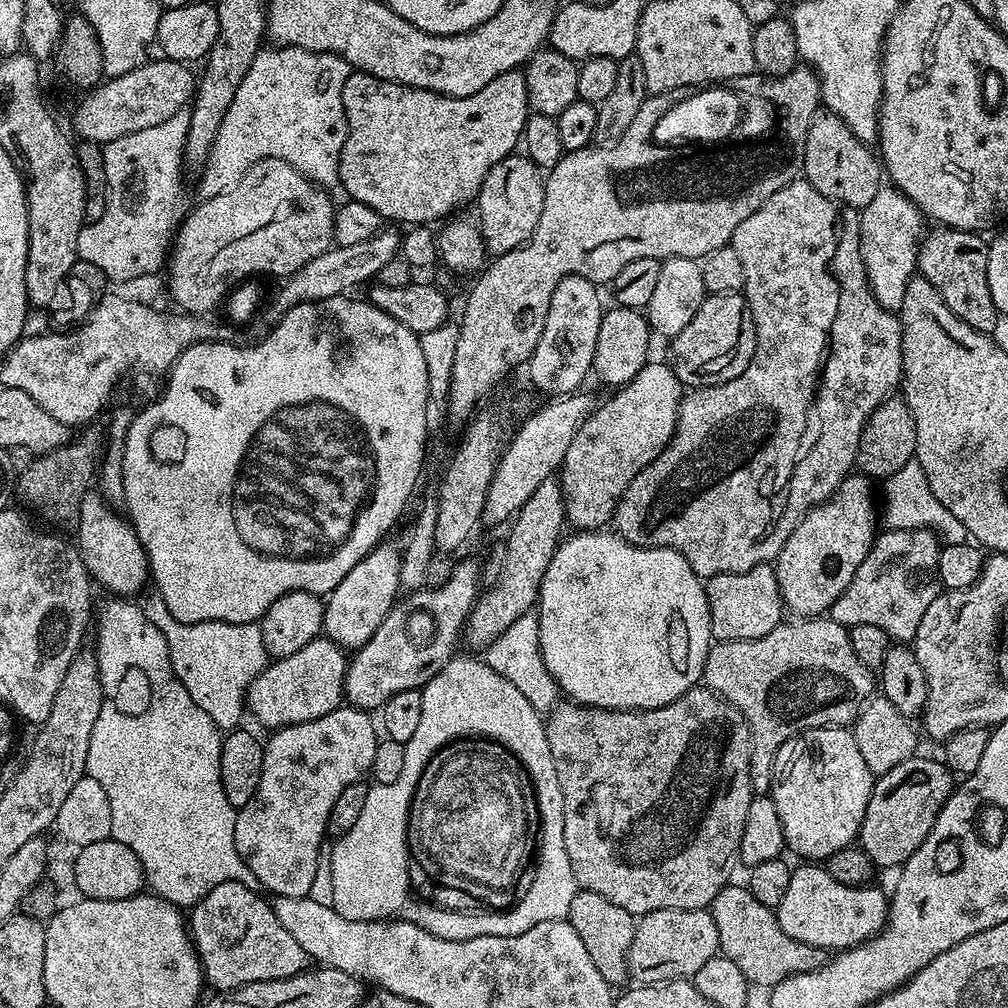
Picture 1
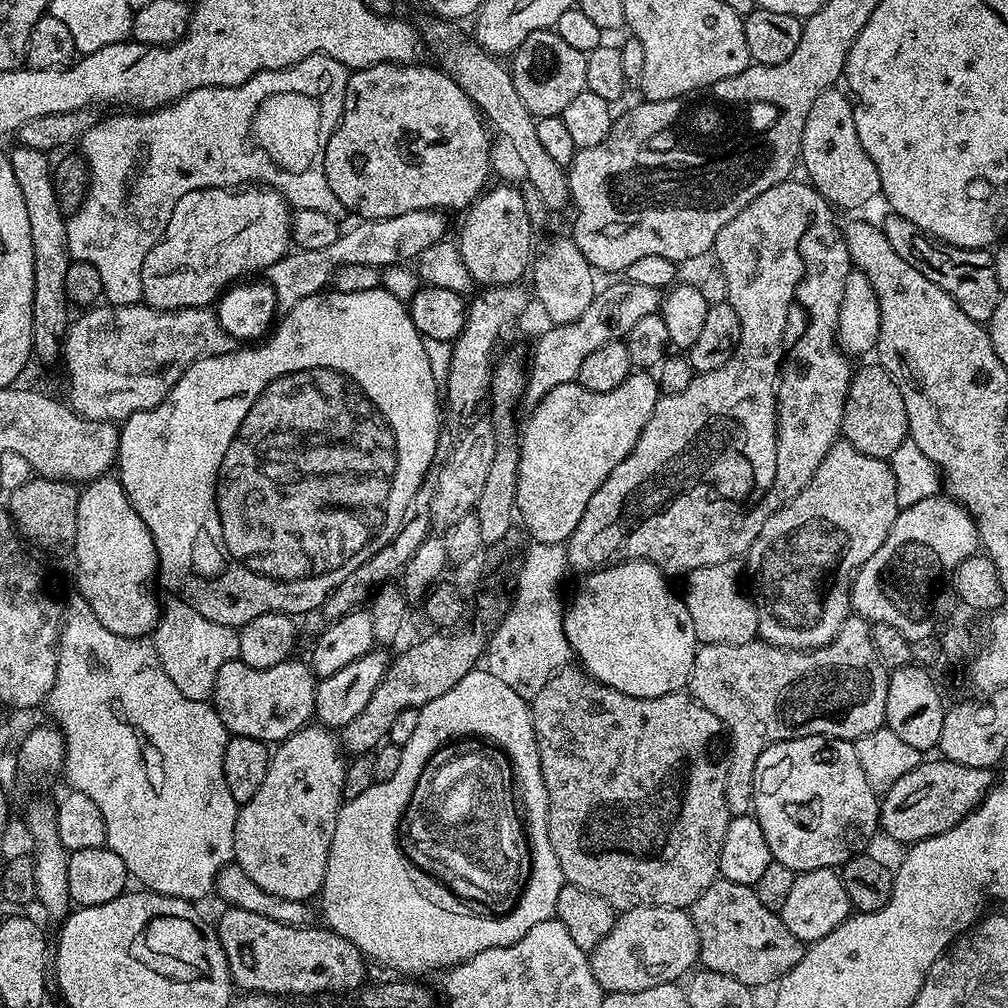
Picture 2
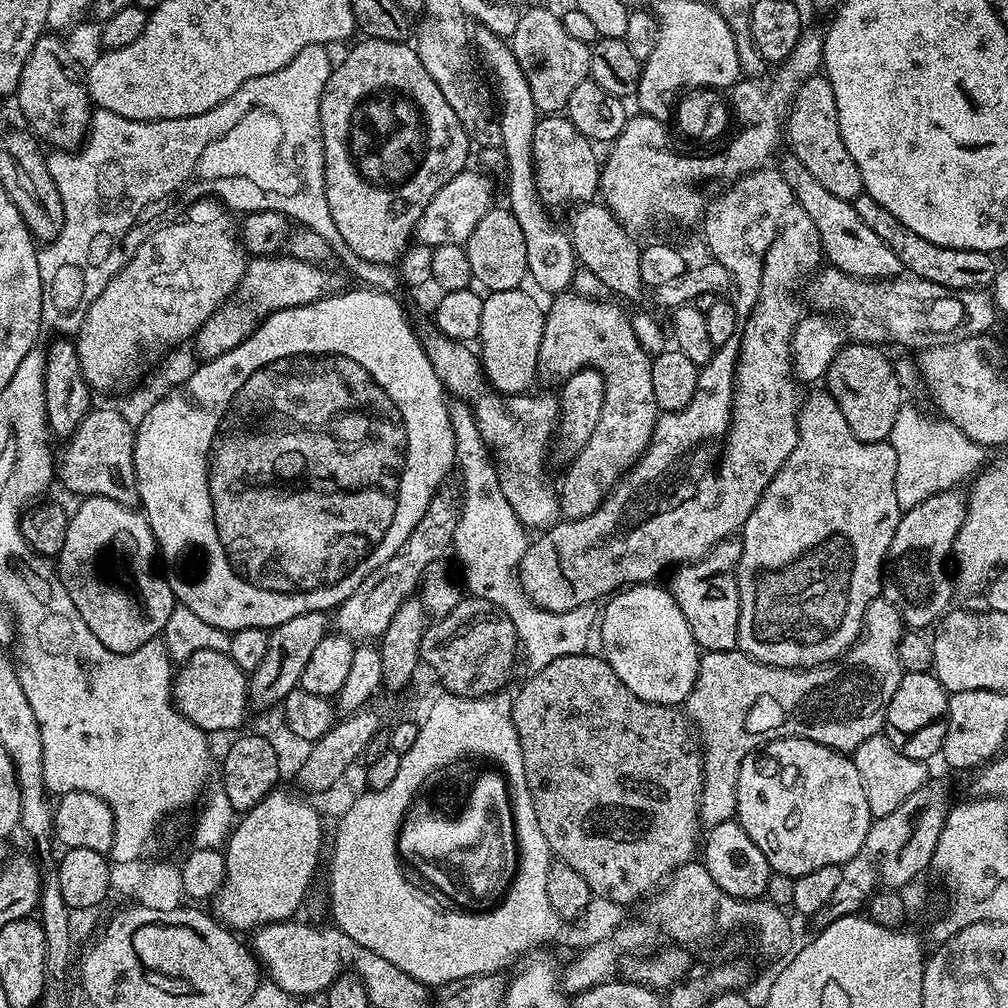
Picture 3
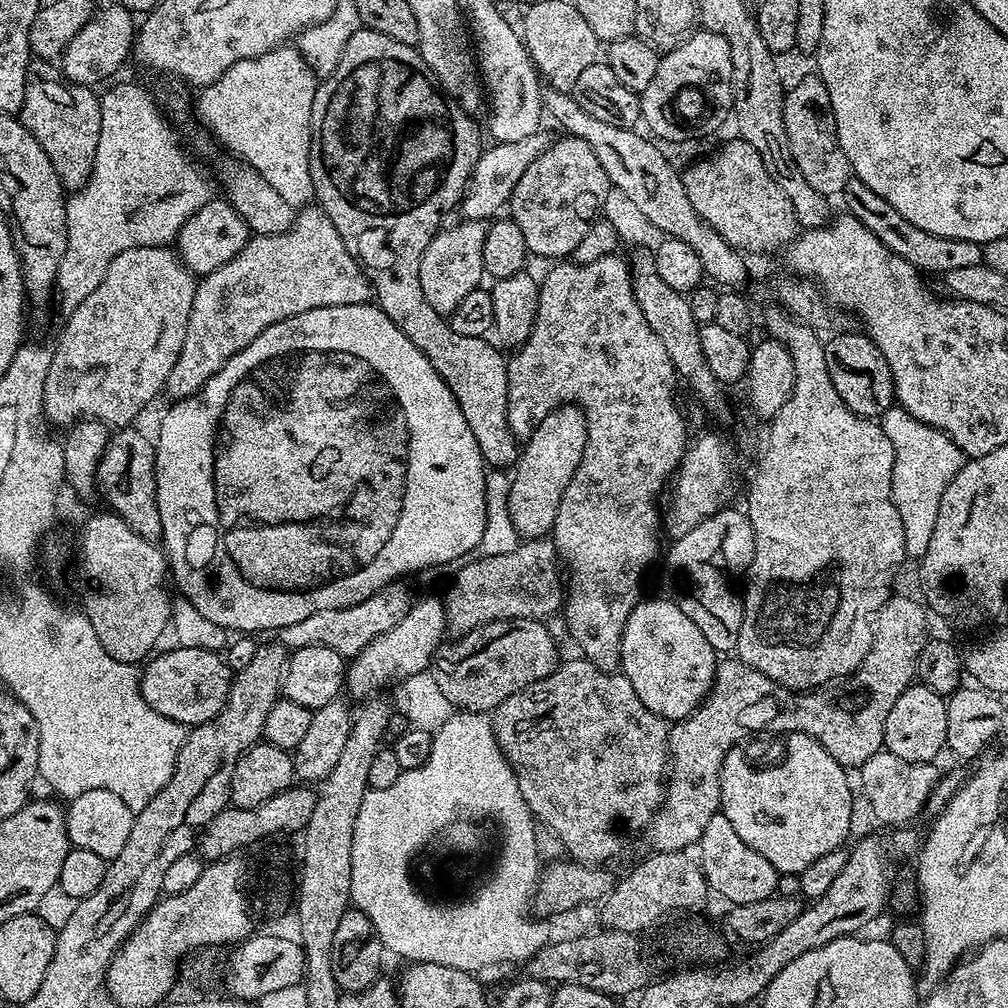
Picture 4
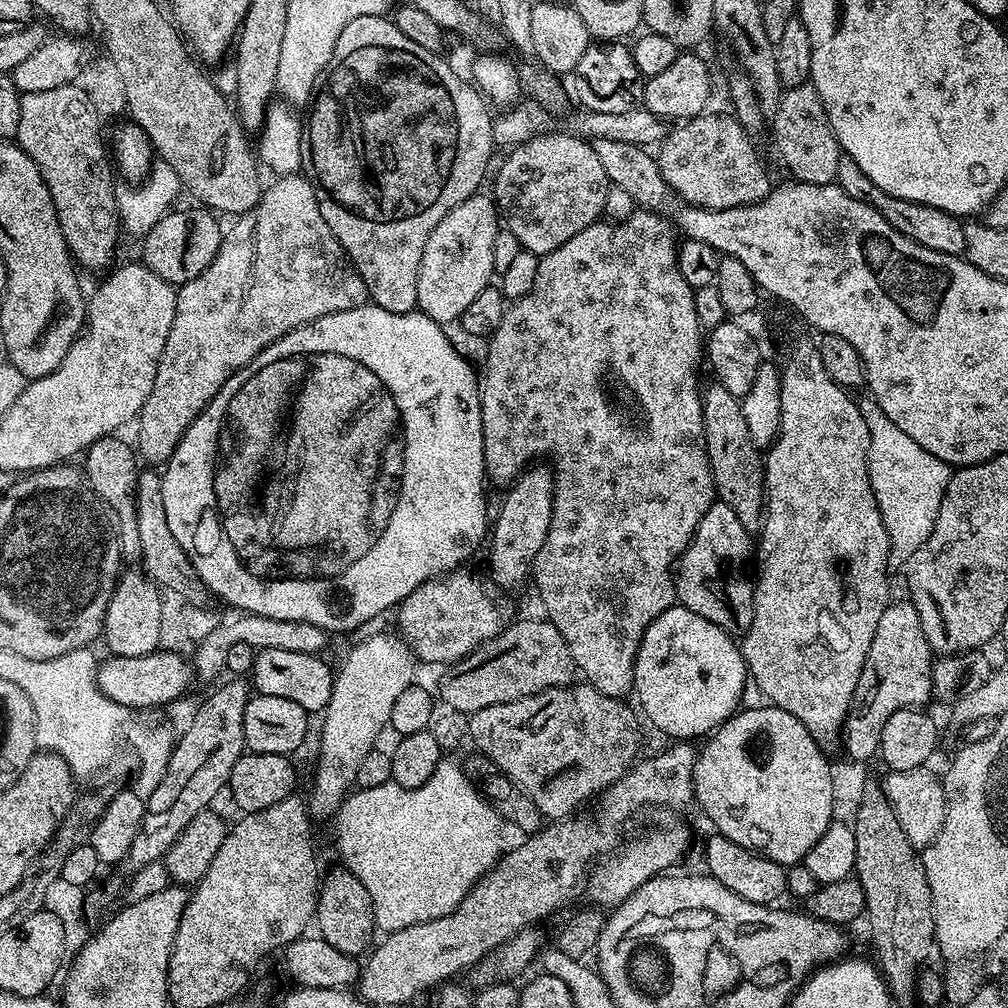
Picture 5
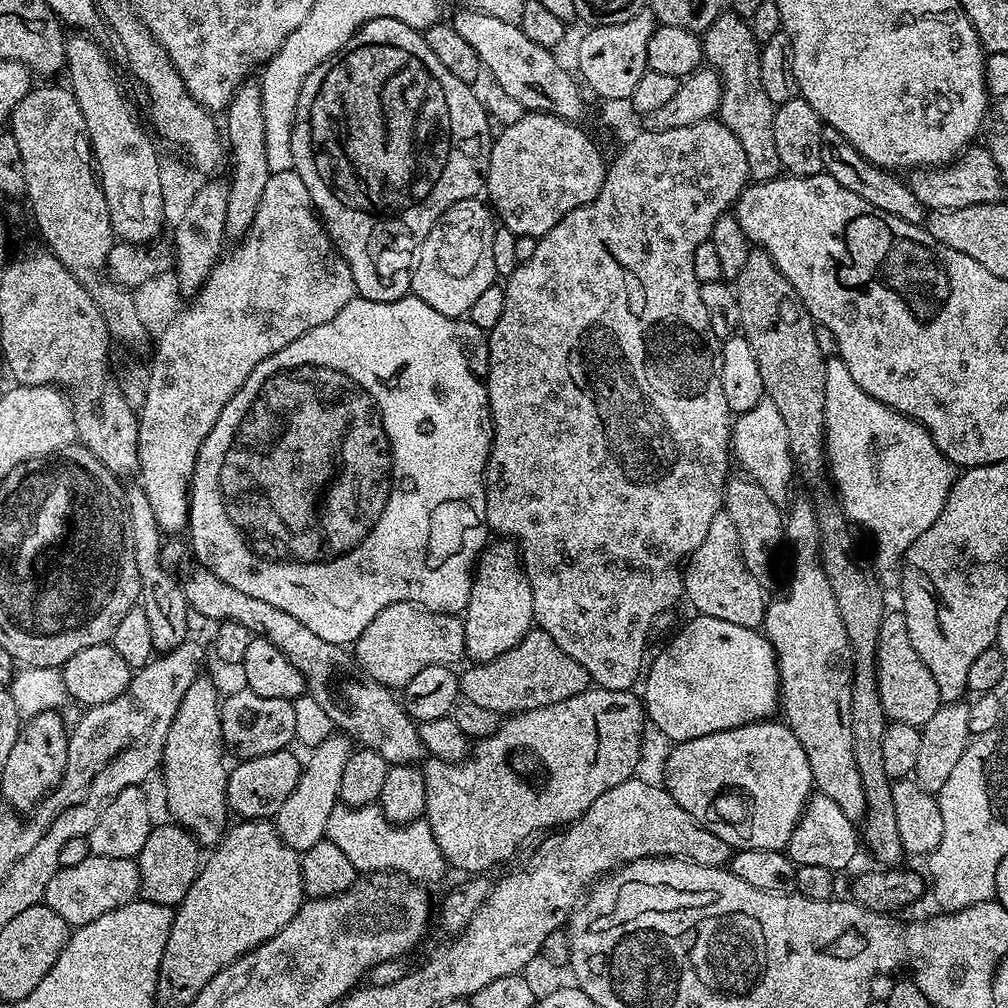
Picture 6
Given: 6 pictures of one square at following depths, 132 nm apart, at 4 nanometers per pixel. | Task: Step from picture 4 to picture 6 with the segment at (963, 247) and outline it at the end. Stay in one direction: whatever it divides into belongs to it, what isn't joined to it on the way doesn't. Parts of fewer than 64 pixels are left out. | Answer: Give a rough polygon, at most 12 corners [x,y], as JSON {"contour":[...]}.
{"contour":[[824,126],[824,172],[870,206],[923,225],[903,179]]}

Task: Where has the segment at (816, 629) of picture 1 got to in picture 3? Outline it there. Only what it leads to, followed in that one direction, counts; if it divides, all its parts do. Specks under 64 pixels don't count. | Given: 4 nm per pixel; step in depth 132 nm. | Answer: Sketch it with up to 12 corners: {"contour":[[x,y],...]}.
{"contour":[[886,599],[840,663],[704,652],[686,715],[701,825],[735,817],[750,753],[851,754],[883,729],[906,625]]}

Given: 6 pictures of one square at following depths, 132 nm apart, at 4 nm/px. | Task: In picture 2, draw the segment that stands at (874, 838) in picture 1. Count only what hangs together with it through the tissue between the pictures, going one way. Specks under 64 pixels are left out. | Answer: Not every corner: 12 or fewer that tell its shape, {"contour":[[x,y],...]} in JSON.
{"contour":[[925,759],[880,800],[880,828],[911,846],[966,818],[992,768]]}

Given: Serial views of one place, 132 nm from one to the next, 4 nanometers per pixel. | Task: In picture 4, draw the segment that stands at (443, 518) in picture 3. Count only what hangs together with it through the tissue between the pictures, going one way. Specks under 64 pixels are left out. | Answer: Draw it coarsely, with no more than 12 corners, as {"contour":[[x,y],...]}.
{"contour":[[402,582],[352,607],[277,629],[292,652],[326,646],[345,660],[411,608]]}

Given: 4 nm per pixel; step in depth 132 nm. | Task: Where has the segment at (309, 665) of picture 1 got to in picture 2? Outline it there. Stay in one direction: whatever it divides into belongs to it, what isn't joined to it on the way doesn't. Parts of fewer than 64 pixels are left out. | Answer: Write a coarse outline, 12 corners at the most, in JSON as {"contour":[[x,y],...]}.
{"contour":[[305,661],[218,670],[210,703],[232,736],[279,742],[313,719]]}

